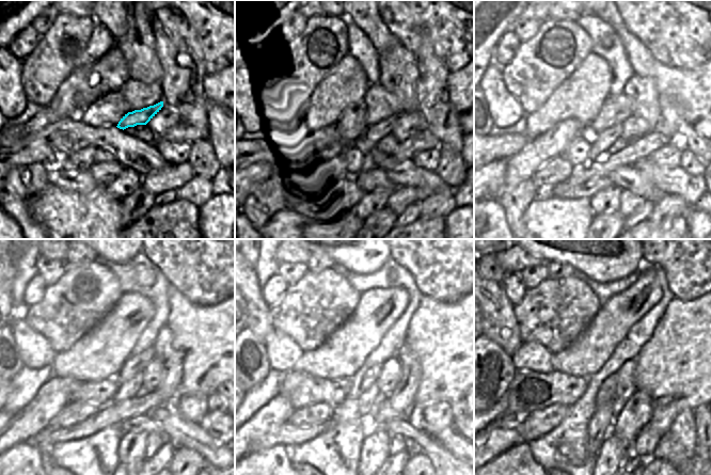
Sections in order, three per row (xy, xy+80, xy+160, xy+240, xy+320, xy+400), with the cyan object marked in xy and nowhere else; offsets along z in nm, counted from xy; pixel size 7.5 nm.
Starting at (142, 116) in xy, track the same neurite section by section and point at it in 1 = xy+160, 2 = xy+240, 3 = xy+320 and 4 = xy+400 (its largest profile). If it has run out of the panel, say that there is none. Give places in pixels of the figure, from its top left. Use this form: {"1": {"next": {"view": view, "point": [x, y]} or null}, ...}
{"1": {"next": {"view": "xy+160", "point": [601, 143]}}, "2": {"next": {"view": "xy+240", "point": [127, 390]}}, "3": {"next": {"view": "xy+320", "point": [365, 401]}}, "4": {"next": {"view": "xy+400", "point": [600, 427]}}}

